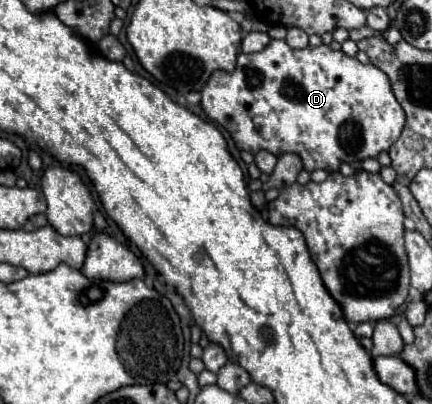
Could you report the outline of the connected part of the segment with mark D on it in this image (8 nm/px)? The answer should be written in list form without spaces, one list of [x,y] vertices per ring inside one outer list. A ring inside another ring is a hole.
[[[270,40],[270,44],[268,44],[264,50],[260,50],[260,52],[254,52],[254,54],[244,54],[244,52],[240,52],[240,54],[238,54],[238,66],[236,66],[234,72],[230,72],[230,74],[228,74],[228,72],[222,72],[222,70],[214,72],[214,74],[210,76],[210,80],[206,82],[206,86],[200,90],[200,94],[202,94],[202,102],[200,102],[200,104],[202,104],[202,110],[206,112],[206,116],[208,116],[210,120],[218,122],[222,128],[226,128],[240,150],[248,150],[248,152],[252,152],[252,154],[256,154],[258,150],[268,150],[268,152],[274,152],[274,156],[280,156],[280,154],[286,154],[286,152],[294,152],[294,154],[298,154],[298,156],[302,158],[304,168],[306,168],[308,172],[318,170],[318,168],[326,170],[326,172],[336,172],[342,162],[354,166],[354,164],[360,164],[360,162],[366,160],[366,158],[376,158],[380,152],[386,152],[386,150],[394,144],[394,140],[398,140],[398,136],[400,136],[400,132],[402,132],[402,126],[404,126],[404,120],[406,120],[404,110],[400,108],[400,104],[396,102],[396,98],[394,98],[394,94],[392,94],[388,76],[386,76],[380,68],[376,68],[374,64],[362,64],[362,62],[358,62],[356,58],[350,58],[350,56],[344,54],[344,52],[334,52],[334,50],[332,50],[330,46],[326,46],[326,44],[308,46],[308,48],[302,48],[302,50],[292,50],[284,40]],[[266,112],[276,112],[278,118],[282,118],[282,126],[280,126],[280,130],[276,132],[276,138],[272,138],[272,140],[264,140],[264,138],[256,132],[254,122],[252,122],[252,118],[254,118],[256,114],[266,114]]]

